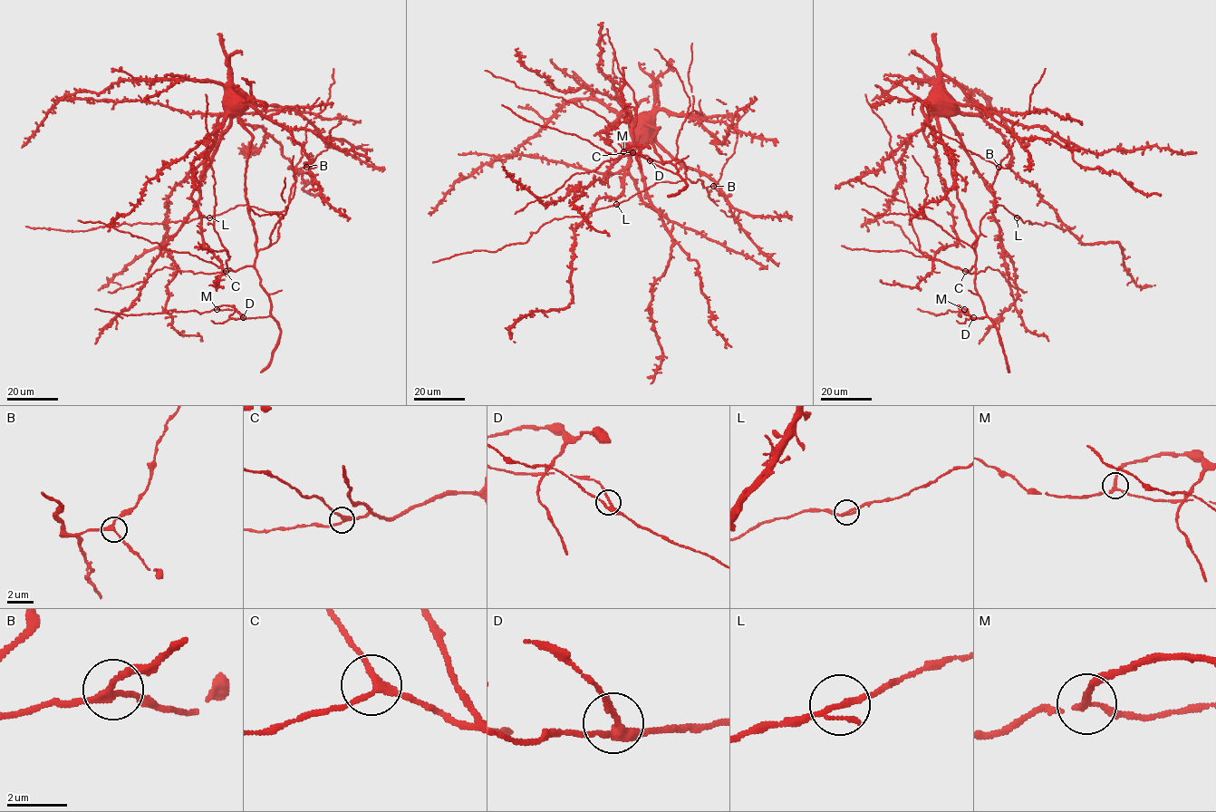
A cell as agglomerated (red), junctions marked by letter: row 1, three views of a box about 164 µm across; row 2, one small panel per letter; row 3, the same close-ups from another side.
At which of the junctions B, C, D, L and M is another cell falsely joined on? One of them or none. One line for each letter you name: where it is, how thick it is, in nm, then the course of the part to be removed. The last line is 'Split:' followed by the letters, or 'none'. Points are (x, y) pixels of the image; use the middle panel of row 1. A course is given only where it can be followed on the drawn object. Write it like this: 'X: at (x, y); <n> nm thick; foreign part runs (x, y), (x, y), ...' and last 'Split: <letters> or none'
M: at (623, 151); 170 nm thick; foreign part runs (623, 151), (626, 147), (640, 146), (641, 149), (636, 157), (641, 170)
Split: M

